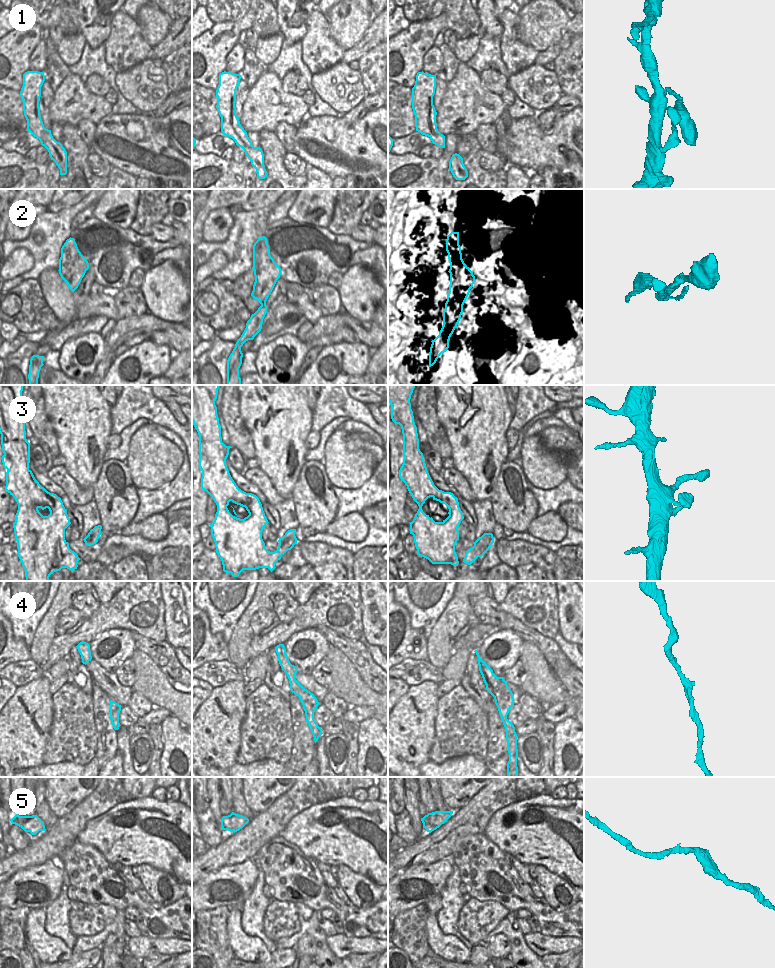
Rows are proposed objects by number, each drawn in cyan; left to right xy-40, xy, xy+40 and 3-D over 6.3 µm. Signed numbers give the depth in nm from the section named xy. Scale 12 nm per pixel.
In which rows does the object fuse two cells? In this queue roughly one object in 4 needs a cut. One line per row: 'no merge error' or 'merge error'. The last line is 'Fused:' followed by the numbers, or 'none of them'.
1: no merge error
2: merge error
3: no merge error
4: no merge error
5: no merge error
Fused: 2

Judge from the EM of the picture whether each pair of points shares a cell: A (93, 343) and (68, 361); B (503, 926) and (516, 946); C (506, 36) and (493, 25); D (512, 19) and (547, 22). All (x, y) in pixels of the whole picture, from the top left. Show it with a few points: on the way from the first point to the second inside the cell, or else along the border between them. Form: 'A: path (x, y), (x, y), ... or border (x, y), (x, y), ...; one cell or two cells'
A: path (85, 341), (81, 341), (76, 346), (74, 353); one cell
B: path (508, 931), (513, 936), (513, 941); one cell
C: border (504, 10), (499, 15), (503, 27), (499, 35); two cells
D: border (517, 10), (519, 17), (517, 37), (525, 43); two cells

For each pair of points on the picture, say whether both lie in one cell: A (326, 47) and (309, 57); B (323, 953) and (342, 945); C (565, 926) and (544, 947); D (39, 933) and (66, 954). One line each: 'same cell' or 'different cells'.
A: same cell
B: different cells
C: different cells
D: same cell

